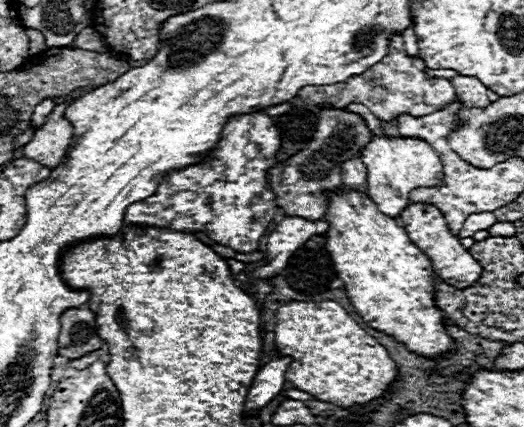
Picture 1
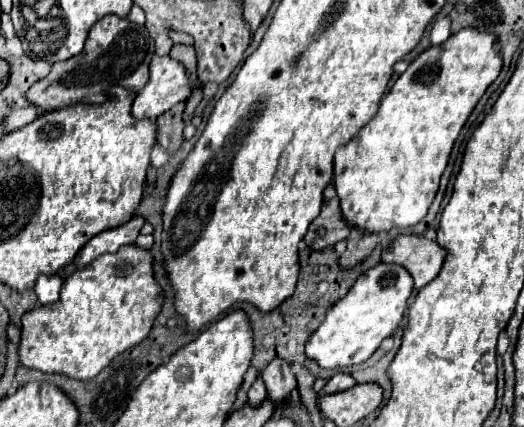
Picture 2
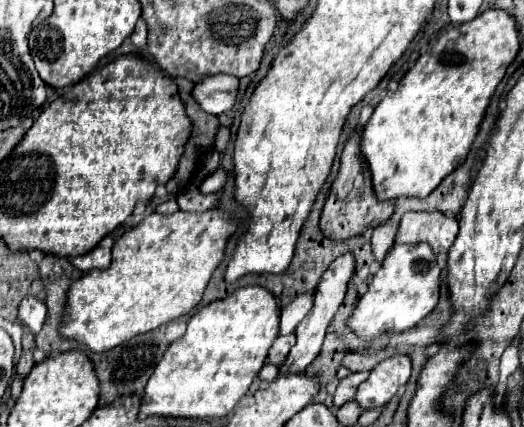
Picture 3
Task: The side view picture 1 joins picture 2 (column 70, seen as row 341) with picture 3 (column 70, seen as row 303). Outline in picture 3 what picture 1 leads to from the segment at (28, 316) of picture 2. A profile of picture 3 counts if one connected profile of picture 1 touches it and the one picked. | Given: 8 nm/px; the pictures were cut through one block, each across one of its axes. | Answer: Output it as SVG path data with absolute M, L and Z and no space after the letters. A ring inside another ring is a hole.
M210 208L204 212L178 210L174 214L154 212L146 216L138 226L114 242L112 264L108 268L86 272L72 284L68 292L66 324L62 326L60 334L86 344L92 352L106 352L136 334L150 332L182 314L188 314L202 300L204 288L212 272L224 260L226 242L236 232L236 228L236 218L228 218L228 214L224 214L220 208Z

